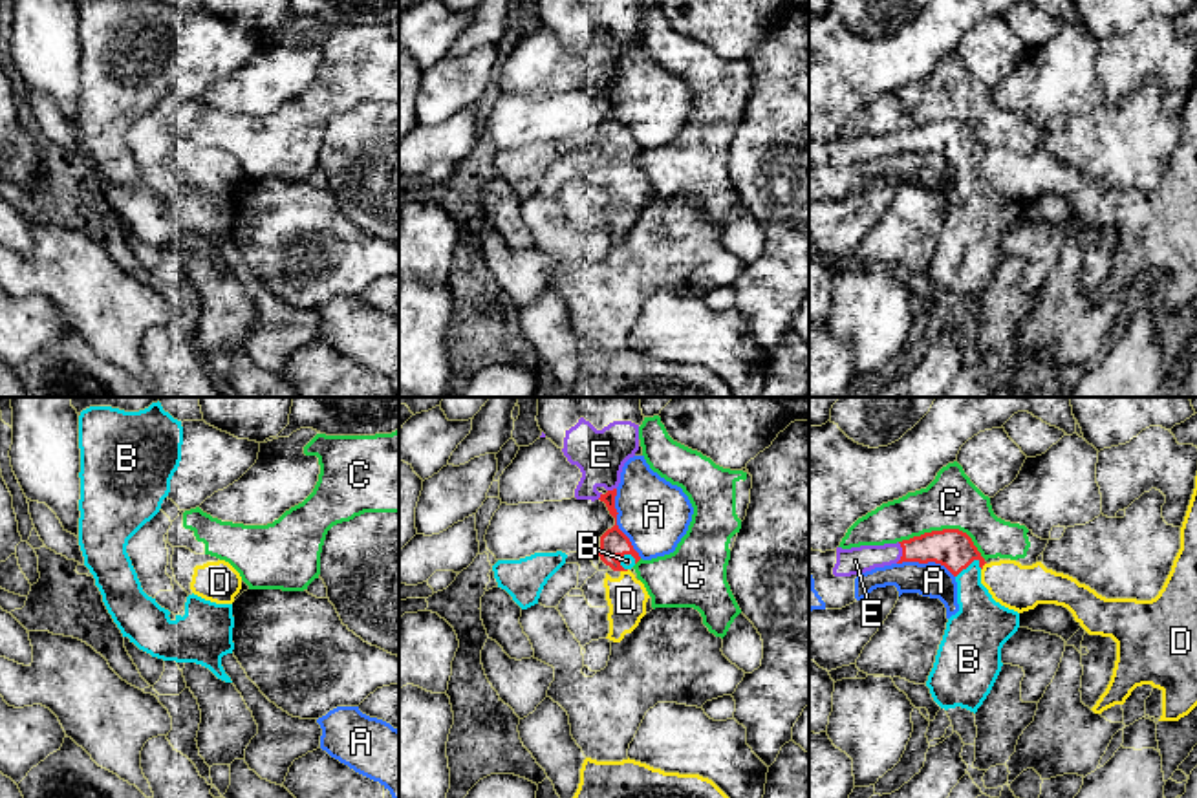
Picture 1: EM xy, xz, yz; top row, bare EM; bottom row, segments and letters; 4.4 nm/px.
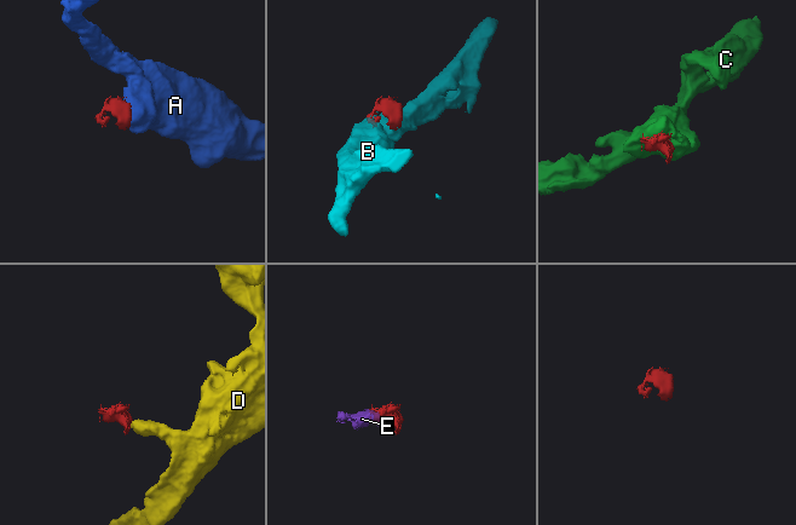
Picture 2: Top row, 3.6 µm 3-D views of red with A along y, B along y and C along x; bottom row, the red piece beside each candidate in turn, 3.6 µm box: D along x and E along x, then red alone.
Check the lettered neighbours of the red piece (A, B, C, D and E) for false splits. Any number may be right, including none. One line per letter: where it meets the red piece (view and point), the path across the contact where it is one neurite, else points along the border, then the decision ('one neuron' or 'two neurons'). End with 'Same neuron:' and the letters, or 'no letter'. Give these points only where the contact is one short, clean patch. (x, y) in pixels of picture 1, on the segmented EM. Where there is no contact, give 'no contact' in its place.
A: contact xz (615, 524); border xz (615, 489), (617, 528), (641, 557); two neurons
B: contact yz (967, 566); one neuron
C: contact yz (945, 529); two neurons
D: contact xz (625, 570); border xz (628, 570), (621, 571); two neurons
E: contact yz (903, 553); one neuron
Same neuron: B, E

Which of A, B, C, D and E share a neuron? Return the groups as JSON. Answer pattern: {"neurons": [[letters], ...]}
{"neurons": [["A"], ["B", "E"], ["C"], ["D"]]}

